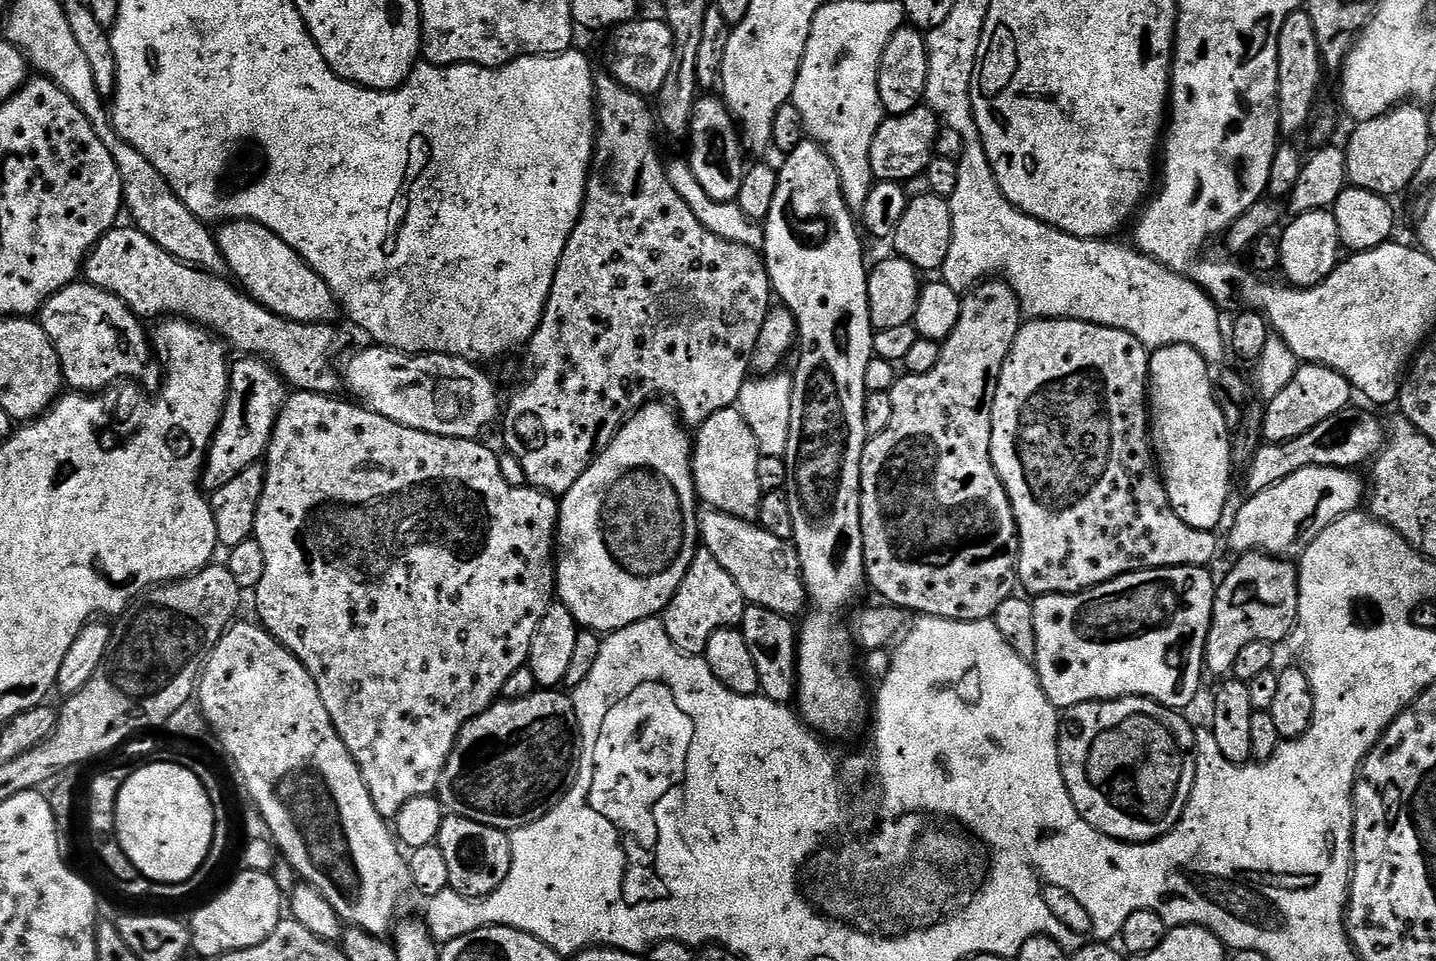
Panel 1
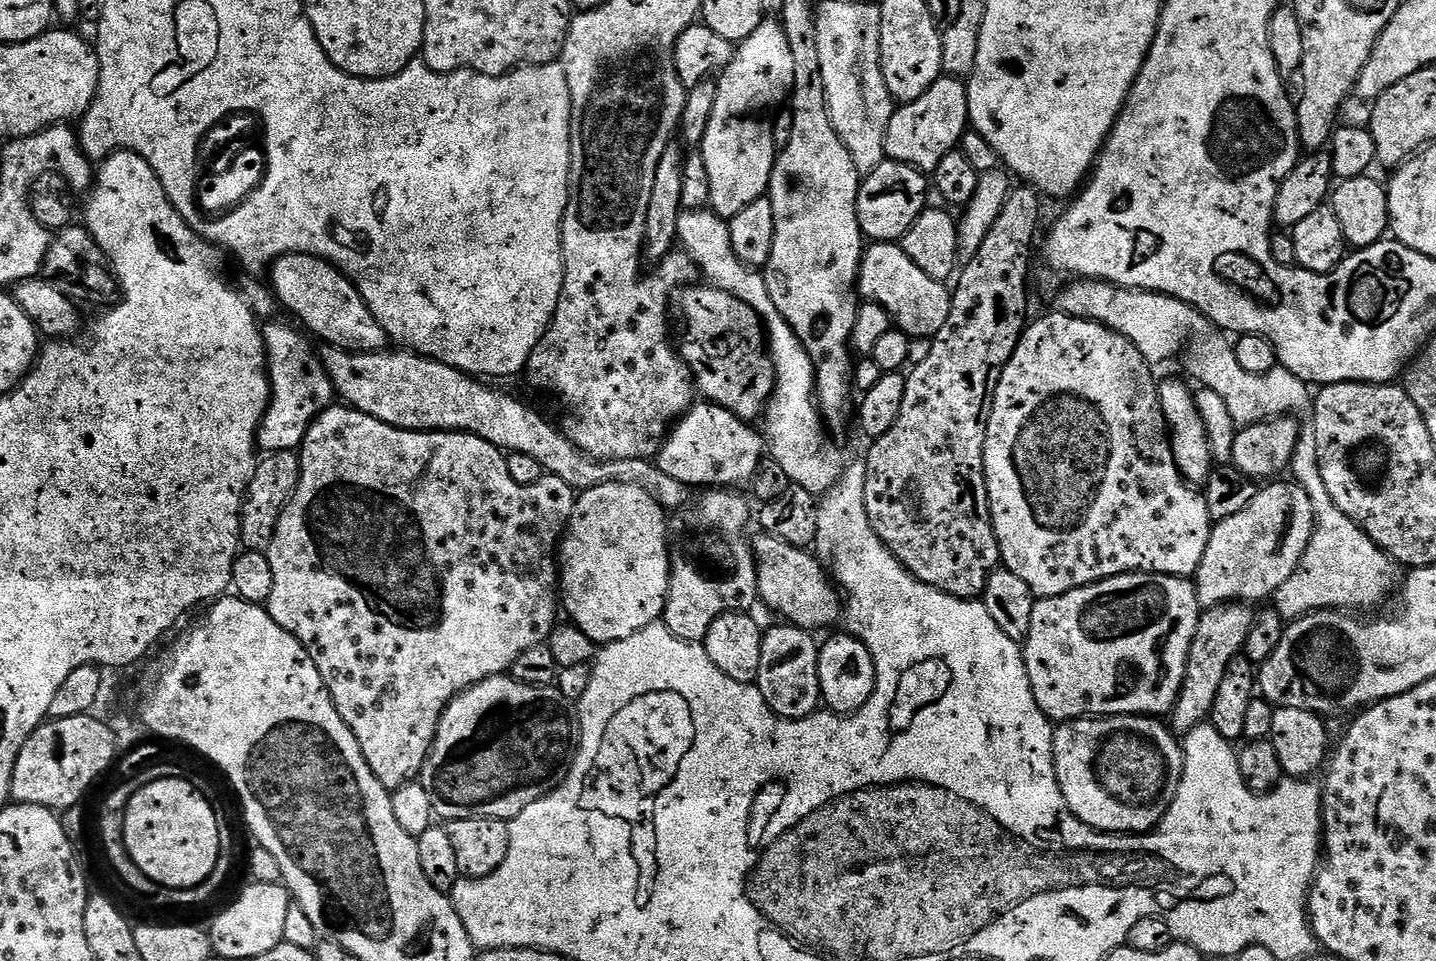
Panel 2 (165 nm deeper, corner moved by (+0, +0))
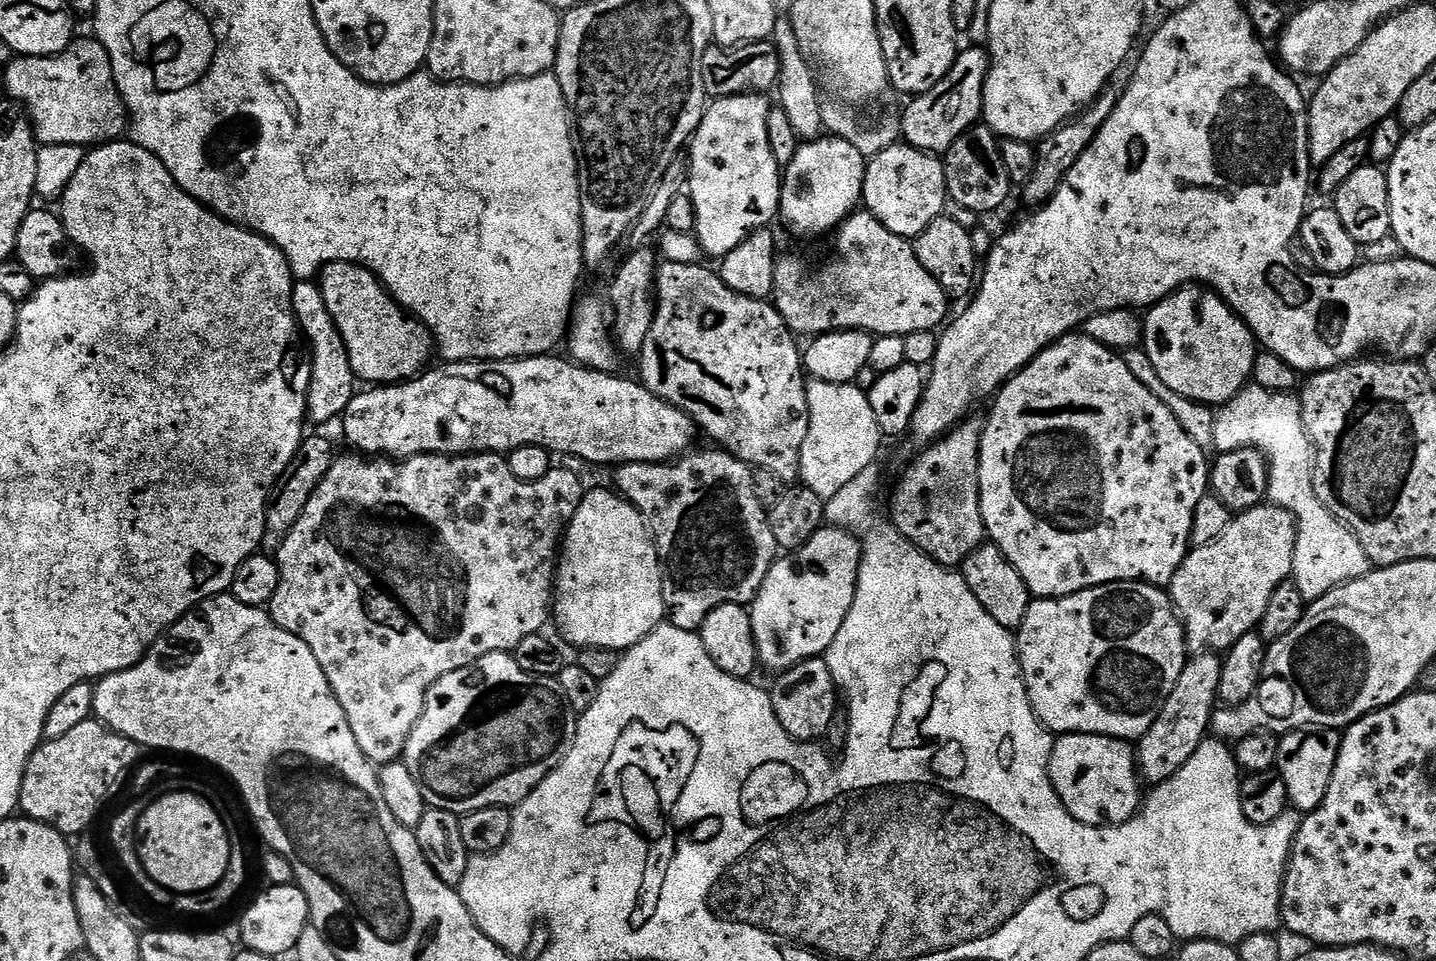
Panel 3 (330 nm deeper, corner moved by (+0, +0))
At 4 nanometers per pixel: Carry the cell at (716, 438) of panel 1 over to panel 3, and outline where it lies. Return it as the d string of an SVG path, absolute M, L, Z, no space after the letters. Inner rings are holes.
M559 355L526 356L522 360L458 360L455 362L441 363L441 368L433 367L416 377L415 380L405 380L399 384L387 386L372 386L367 390L357 391L353 396L350 406L346 406L342 417L344 424L344 436L353 444L357 453L368 458L391 458L397 462L403 462L410 456L470 456L477 452L494 452L507 454L515 448L522 446L538 446L548 452L564 456L577 456L580 460L586 460L590 464L663 464L675 461L685 455L693 447L692 439L698 436L696 423L682 410L678 410L665 400L659 400L654 393L645 388L639 379L623 380L620 374L610 372L596 372L592 368L584 368L571 359L559 360Z

